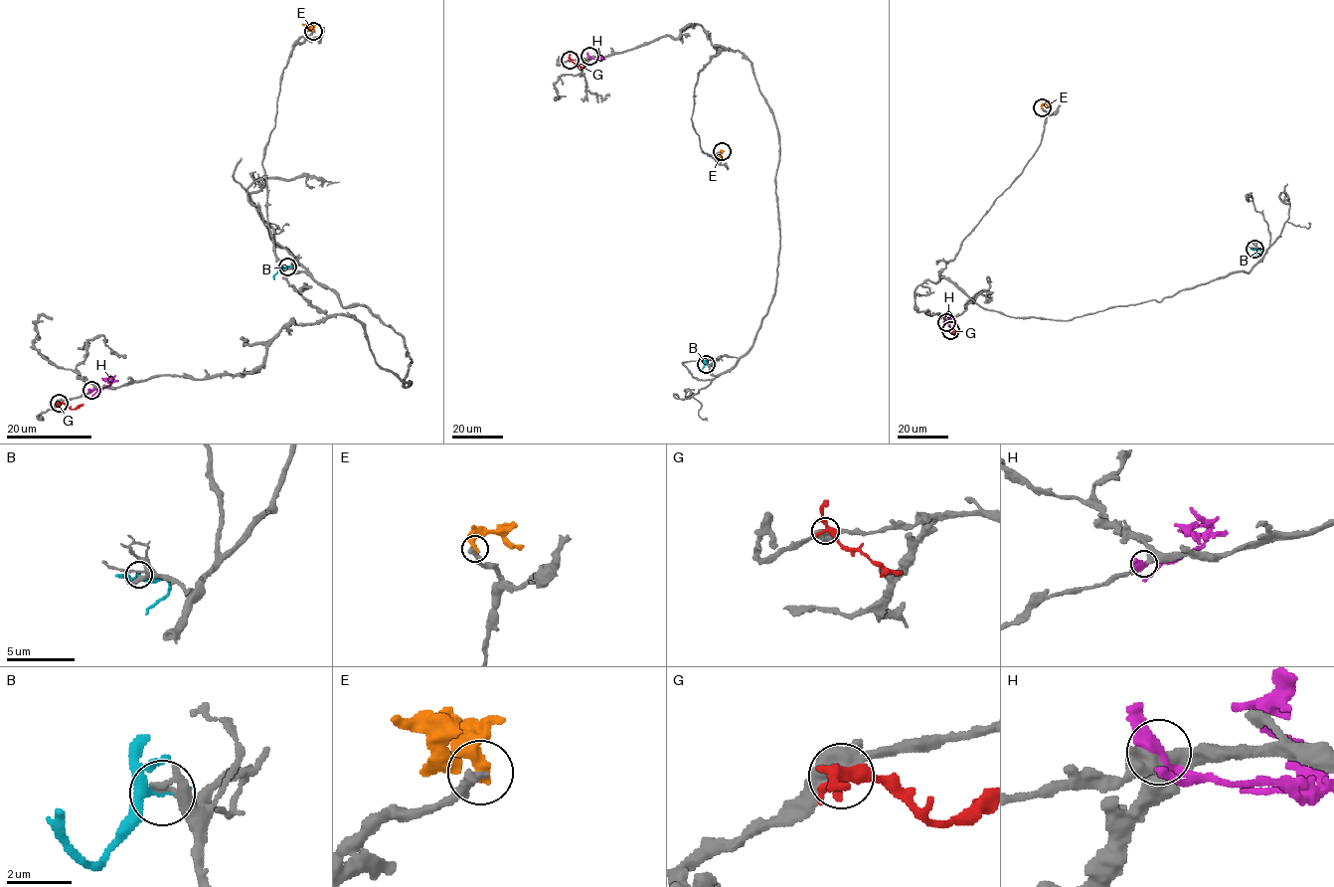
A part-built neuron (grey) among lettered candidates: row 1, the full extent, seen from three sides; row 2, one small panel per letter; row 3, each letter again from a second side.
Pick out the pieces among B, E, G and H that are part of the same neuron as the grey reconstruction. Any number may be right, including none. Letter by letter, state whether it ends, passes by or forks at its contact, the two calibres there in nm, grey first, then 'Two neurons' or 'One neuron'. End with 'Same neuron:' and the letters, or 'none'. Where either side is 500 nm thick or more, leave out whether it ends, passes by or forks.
B: It passes by. Thickness 240 nm (grey) against 280 nm. Two neurons
E: It ends there. Thickness 380 nm (grey) against 440 nm. Two neurons
G: Thickness 600 nm (grey) against 400 nm. Two neurons
H: Thickness 500 nm (grey) against 380 nm. Two neurons
Same neuron: none

